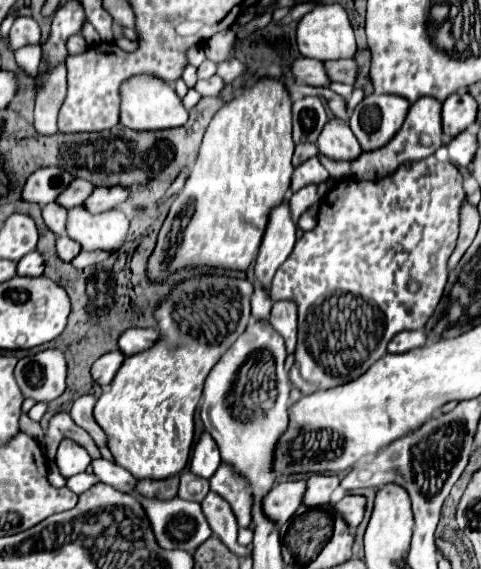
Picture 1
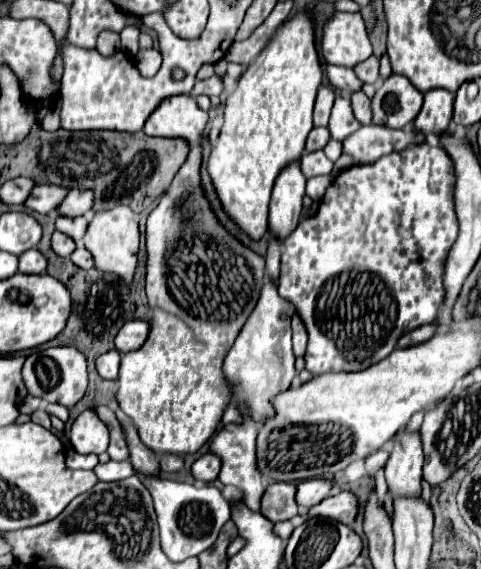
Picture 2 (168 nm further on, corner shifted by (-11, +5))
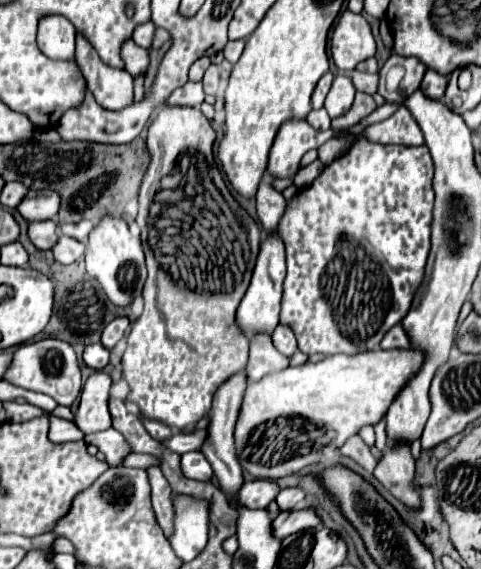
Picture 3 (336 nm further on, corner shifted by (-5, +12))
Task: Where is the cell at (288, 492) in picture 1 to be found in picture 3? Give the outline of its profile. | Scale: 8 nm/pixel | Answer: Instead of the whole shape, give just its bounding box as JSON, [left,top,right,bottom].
[238,480,280,508]

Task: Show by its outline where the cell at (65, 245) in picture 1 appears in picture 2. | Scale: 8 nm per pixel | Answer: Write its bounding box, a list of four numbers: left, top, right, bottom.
[50,231,76,257]

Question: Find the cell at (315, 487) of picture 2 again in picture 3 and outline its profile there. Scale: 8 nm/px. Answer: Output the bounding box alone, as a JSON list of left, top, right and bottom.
[276,486,306,510]

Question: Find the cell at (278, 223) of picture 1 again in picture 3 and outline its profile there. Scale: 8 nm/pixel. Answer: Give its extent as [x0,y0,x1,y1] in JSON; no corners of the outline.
[266,120,336,182]

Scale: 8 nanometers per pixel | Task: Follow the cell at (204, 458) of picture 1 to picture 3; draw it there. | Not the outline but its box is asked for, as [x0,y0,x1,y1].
[180,452,212,480]

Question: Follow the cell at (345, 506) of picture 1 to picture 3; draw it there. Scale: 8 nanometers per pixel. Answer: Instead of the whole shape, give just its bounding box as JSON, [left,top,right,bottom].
[274,508,322,538]

